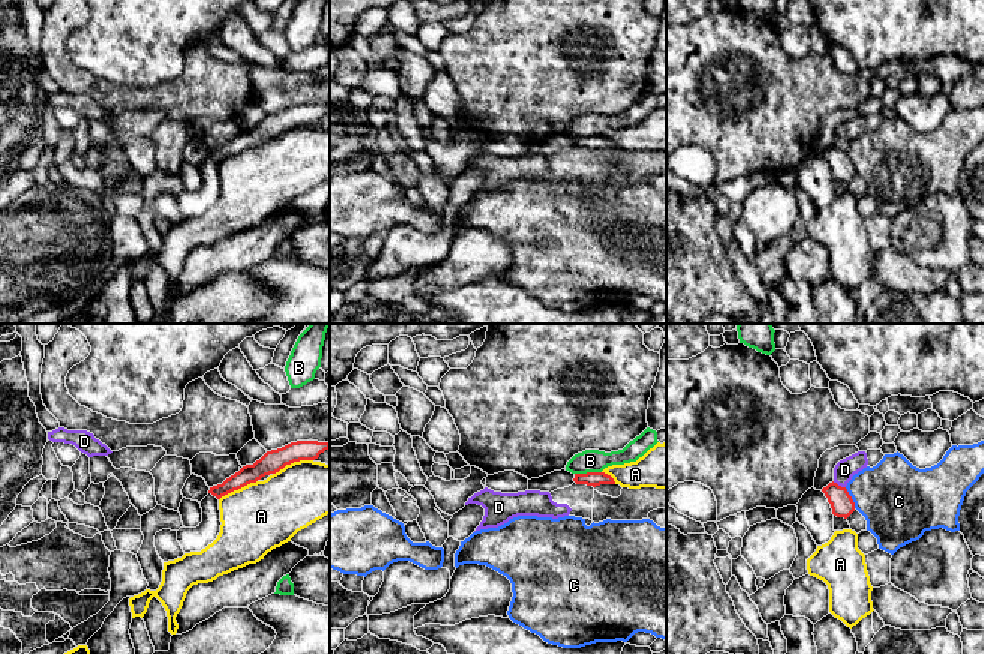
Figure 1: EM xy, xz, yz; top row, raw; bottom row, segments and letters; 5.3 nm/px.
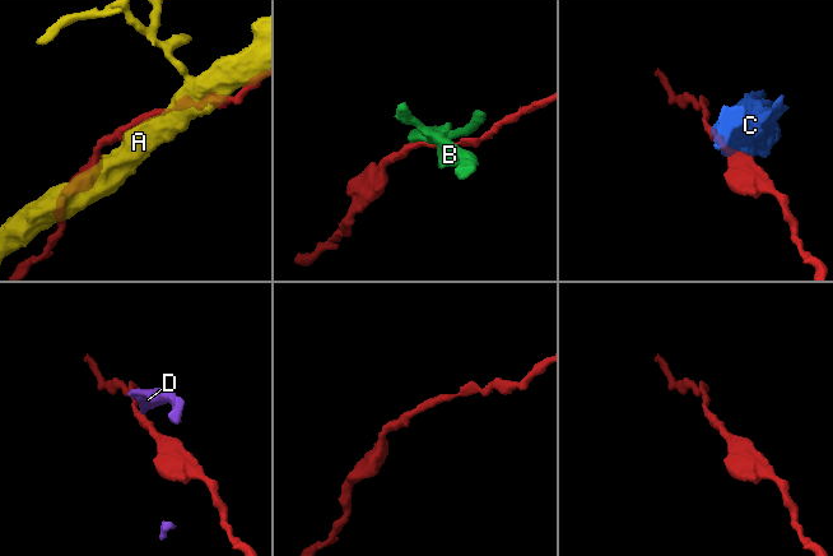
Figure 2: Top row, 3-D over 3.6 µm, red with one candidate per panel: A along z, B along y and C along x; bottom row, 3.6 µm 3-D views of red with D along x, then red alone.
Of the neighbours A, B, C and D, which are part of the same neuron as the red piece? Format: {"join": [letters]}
{"join": []}

